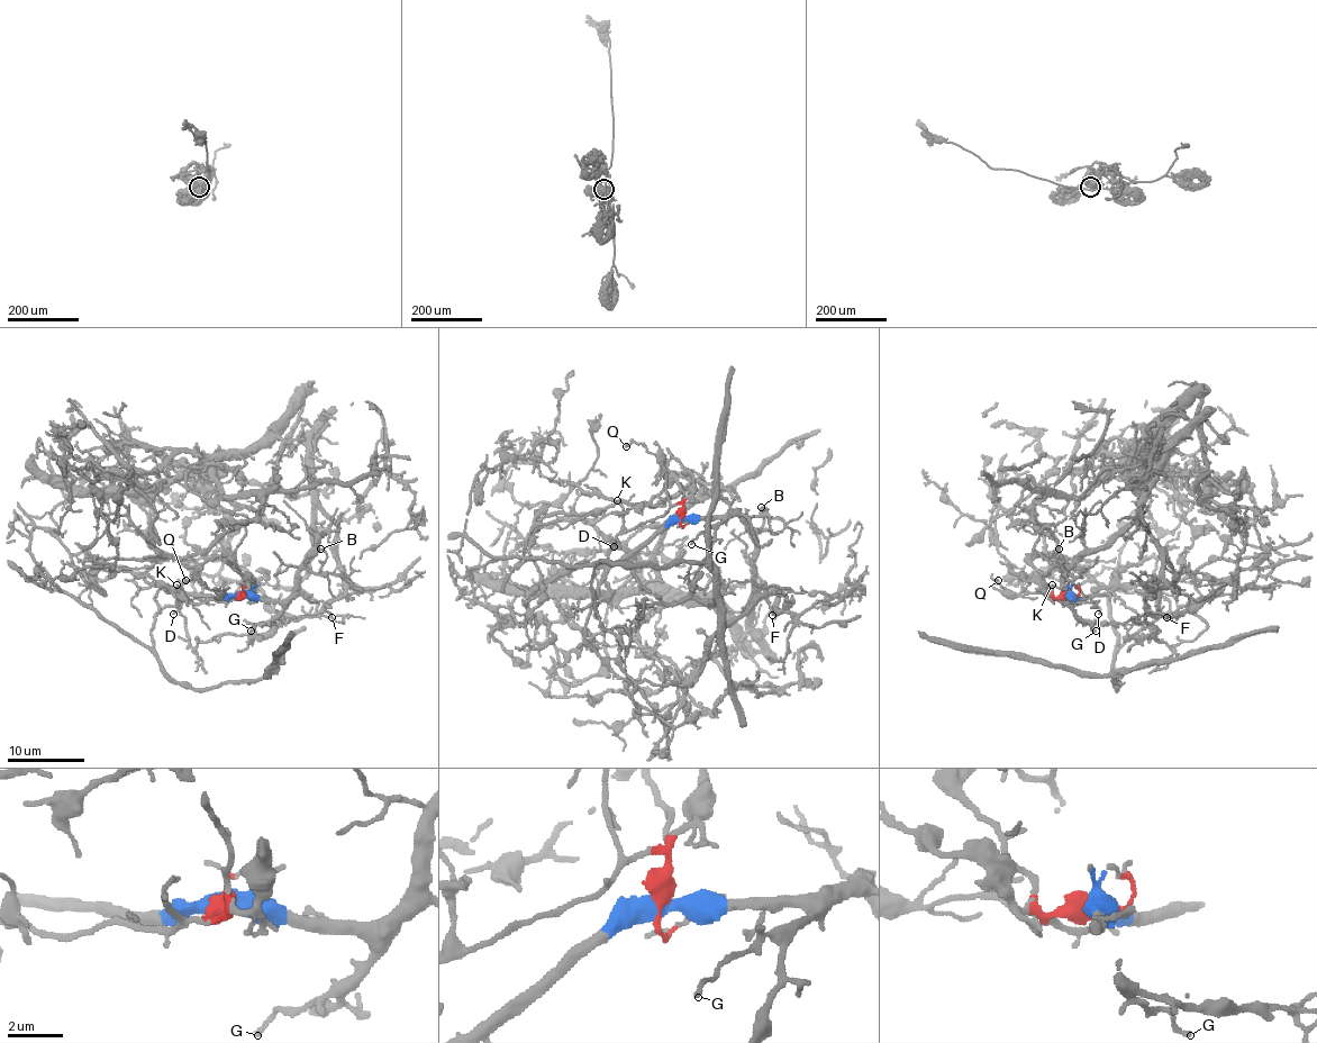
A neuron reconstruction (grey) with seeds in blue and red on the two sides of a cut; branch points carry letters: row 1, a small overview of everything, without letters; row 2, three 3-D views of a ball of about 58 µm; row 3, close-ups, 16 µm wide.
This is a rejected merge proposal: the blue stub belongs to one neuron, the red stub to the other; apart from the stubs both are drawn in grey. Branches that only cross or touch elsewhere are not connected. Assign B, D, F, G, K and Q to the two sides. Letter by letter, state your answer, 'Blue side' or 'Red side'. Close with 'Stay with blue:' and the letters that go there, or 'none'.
B: Blue side
D: Red side
F: Blue side
G: Blue side
K: Red side
Q: Red side
Stay with blue: B, F, G

